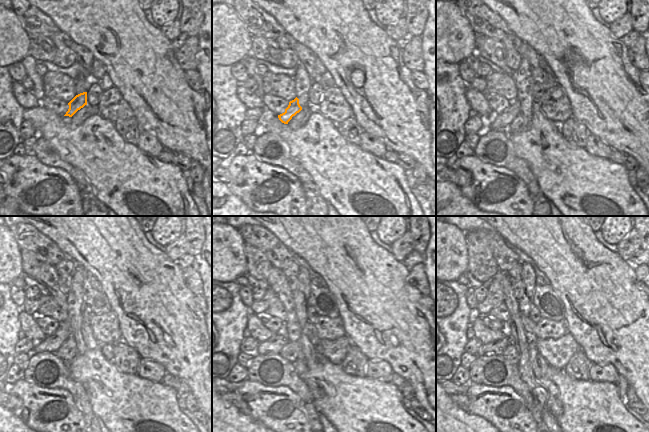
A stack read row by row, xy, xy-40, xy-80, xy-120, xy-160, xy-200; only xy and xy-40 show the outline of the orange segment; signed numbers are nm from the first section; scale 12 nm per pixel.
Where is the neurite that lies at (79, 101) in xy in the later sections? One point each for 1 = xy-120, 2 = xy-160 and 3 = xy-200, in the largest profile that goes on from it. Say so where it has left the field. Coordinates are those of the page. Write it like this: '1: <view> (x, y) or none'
1: xy-120 (52, 343)
2: xy-160 (273, 346)
3: xy-200 (494, 348)

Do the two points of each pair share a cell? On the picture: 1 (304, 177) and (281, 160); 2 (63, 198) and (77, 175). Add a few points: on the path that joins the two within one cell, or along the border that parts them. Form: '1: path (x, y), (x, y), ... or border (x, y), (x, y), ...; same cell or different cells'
1: path (298, 171), (287, 162); same cell
2: border (55, 167), (62, 168), (71, 177), (82, 203); different cells

